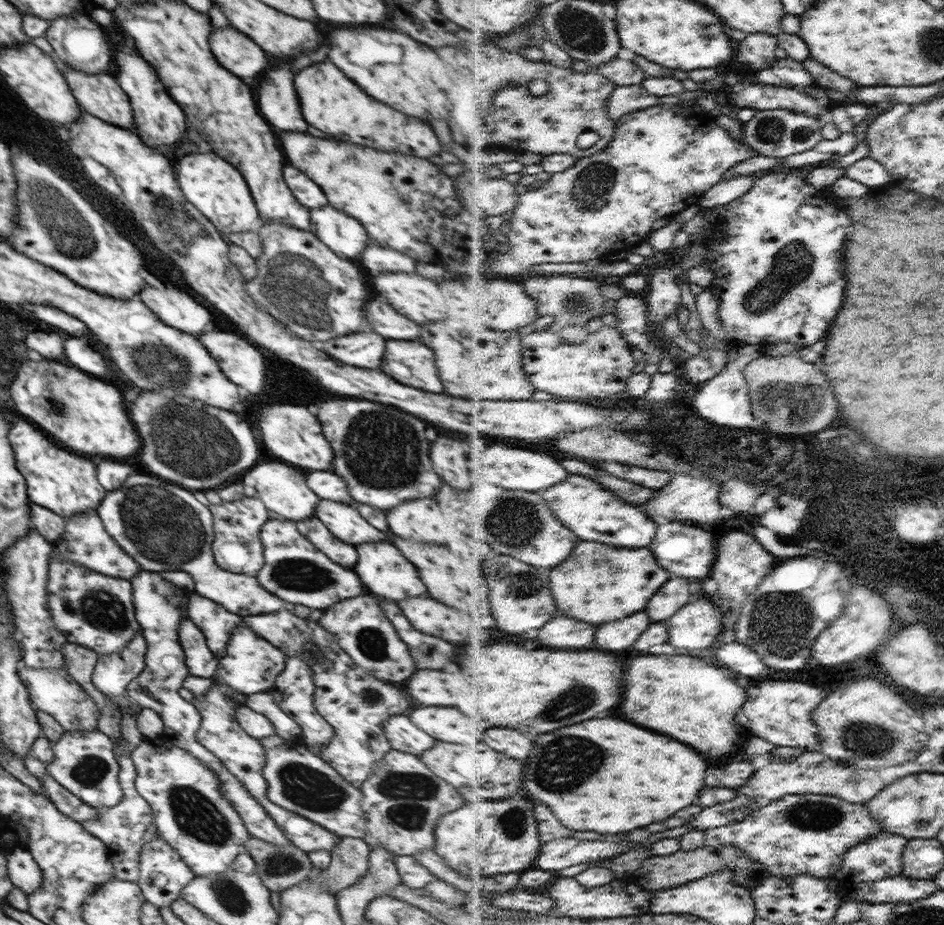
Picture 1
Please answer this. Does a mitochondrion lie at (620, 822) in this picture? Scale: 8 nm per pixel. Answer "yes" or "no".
no

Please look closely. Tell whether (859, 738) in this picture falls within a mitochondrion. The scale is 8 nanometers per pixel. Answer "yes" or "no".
yes

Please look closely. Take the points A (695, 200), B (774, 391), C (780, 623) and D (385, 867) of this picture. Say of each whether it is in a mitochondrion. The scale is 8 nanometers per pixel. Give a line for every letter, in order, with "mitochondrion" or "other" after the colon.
A: other
B: mitochondrion
C: mitochondrion
D: other

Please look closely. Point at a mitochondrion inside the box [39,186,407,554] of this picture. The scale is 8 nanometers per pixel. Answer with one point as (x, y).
(194, 442)

